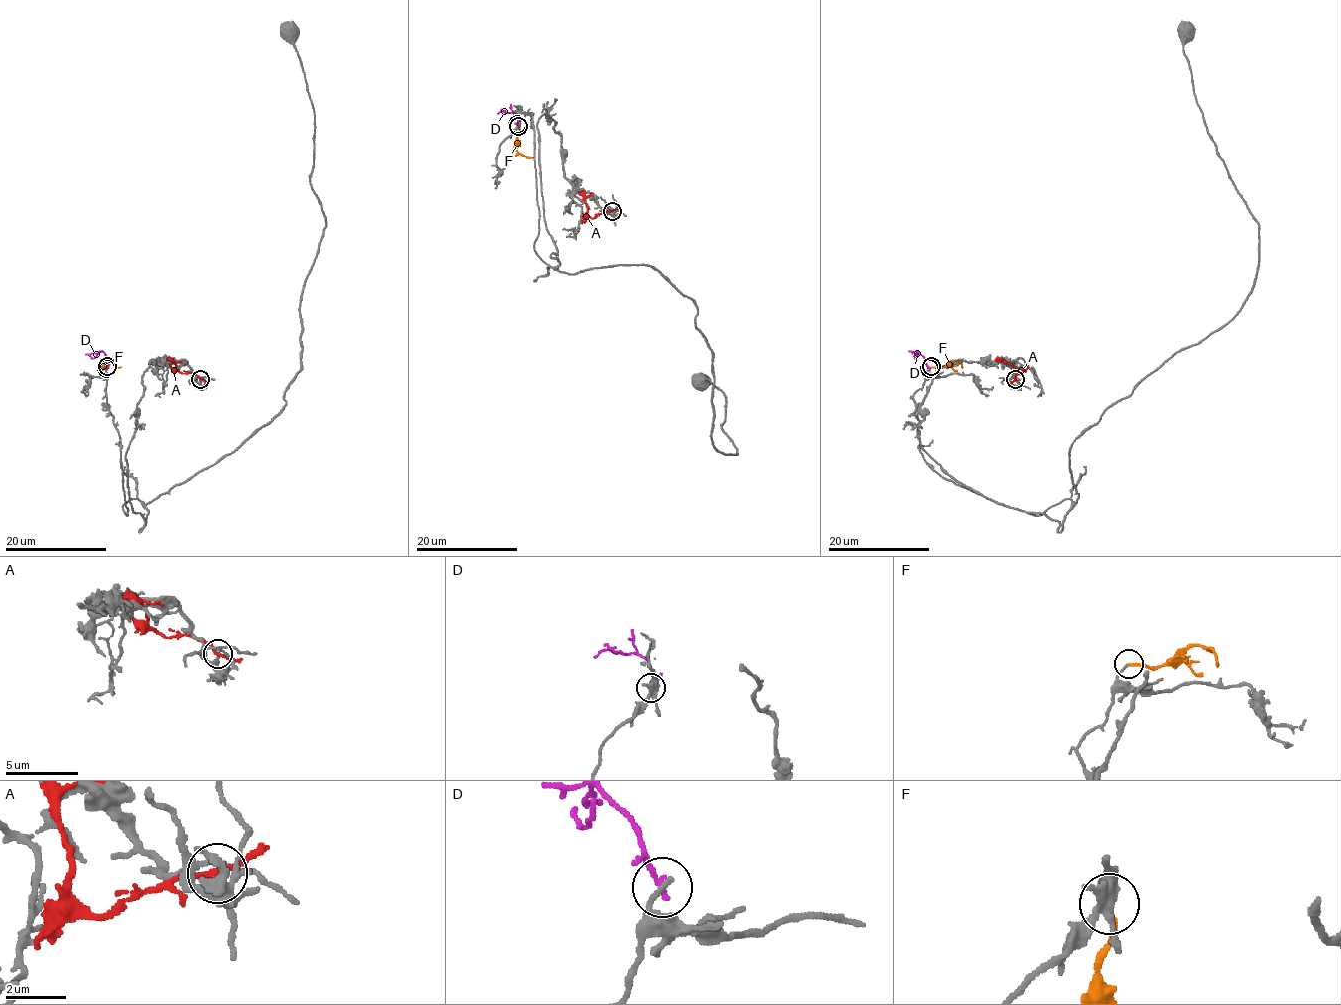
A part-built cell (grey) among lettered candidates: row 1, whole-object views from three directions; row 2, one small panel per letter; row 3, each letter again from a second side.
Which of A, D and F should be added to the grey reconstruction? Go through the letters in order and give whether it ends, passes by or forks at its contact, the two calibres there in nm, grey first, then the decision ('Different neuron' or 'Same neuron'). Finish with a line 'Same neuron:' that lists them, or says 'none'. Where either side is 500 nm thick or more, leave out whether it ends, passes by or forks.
A: It passes by. Thickness 240 nm (grey) against 170 nm. Different neuron
D: It ends there. Thickness 200 nm (grey) against 200 nm. Different neuron
F: It ends there. Thickness 160 nm (grey) against 180 nm. Same neuron
Same neuron: F

